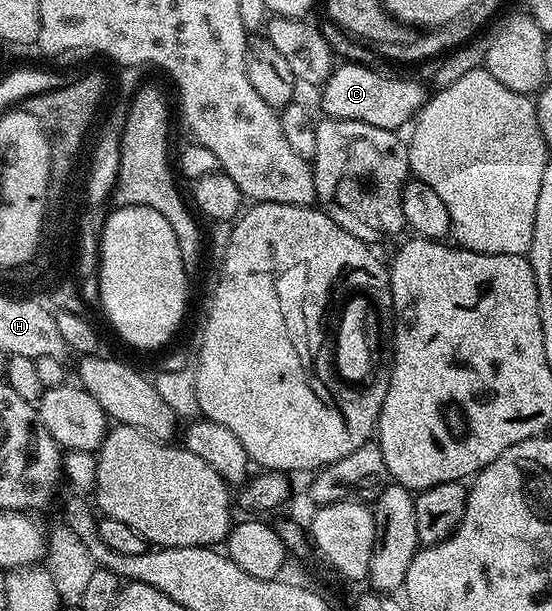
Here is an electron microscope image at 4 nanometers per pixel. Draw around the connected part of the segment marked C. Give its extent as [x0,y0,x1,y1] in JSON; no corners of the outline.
[320,64,427,131]

